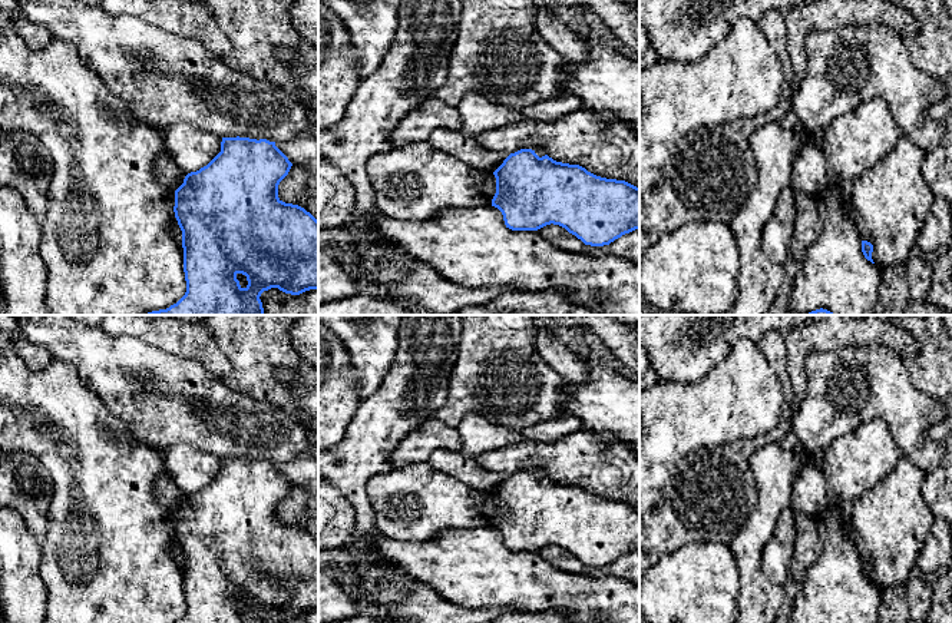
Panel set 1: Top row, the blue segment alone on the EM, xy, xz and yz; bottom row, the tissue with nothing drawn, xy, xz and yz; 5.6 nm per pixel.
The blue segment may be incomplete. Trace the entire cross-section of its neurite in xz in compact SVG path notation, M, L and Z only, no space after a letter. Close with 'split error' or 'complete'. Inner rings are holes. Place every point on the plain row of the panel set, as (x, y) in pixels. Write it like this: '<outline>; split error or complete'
M532 470L510 474L493 496L496 514L492 527L502 533L506 549L512 551L538 551L553 544L585 566L604 567L639 550L639 508L625 501L601 498L548 475L539 478Z; complete

